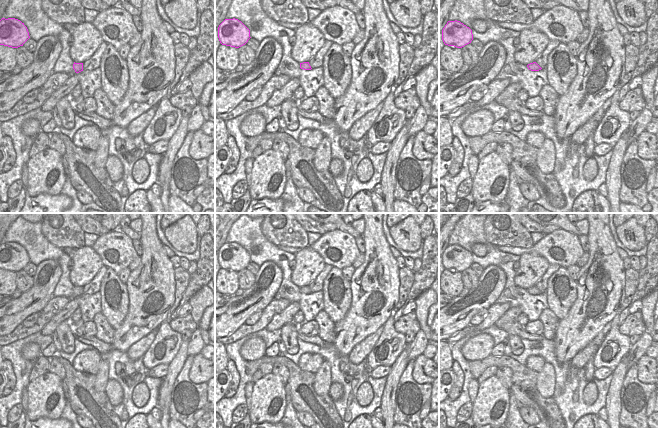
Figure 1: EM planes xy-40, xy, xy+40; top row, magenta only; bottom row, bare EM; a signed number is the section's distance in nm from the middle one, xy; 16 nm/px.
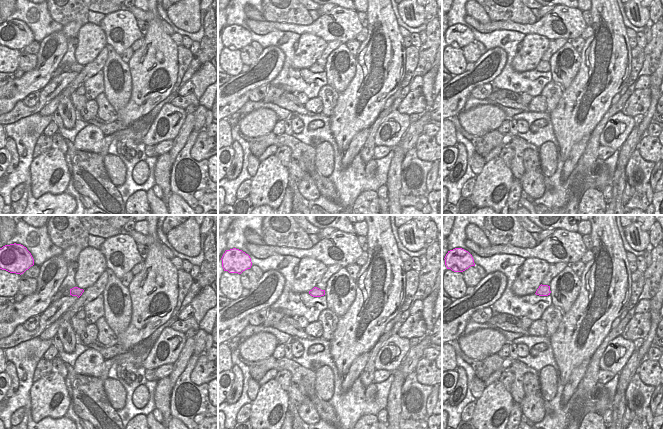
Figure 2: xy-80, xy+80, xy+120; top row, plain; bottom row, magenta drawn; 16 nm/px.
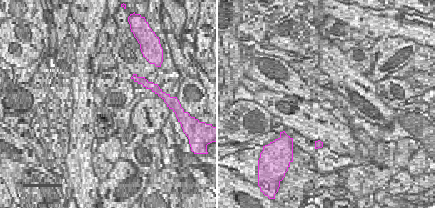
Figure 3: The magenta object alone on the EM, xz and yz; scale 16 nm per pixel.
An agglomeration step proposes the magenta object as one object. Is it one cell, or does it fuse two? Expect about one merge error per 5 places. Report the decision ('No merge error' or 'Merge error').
No merge error

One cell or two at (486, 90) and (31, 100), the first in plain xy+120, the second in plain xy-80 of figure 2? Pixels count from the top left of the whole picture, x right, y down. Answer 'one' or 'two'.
one

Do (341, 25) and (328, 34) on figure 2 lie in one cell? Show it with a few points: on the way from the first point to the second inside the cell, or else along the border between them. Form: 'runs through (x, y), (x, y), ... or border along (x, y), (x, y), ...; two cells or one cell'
runs through (344, 31), (339, 37), (334, 35); one cell

